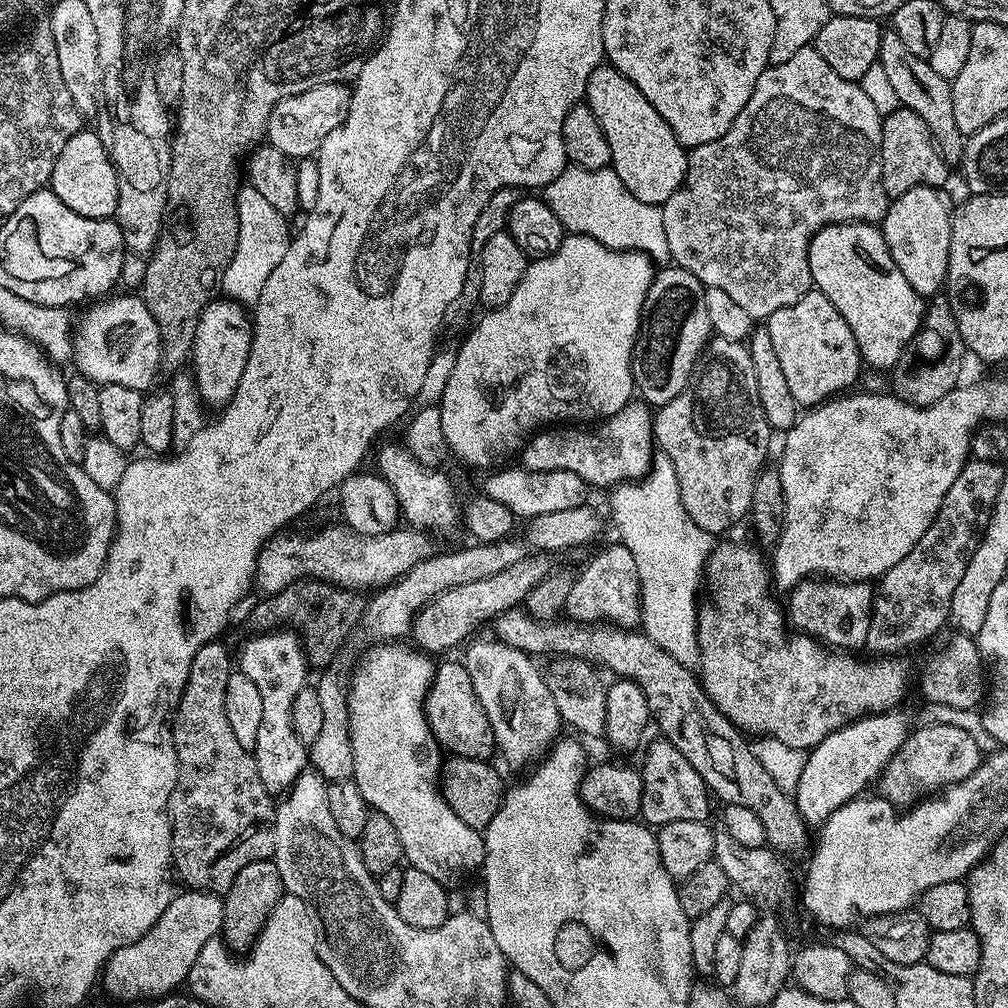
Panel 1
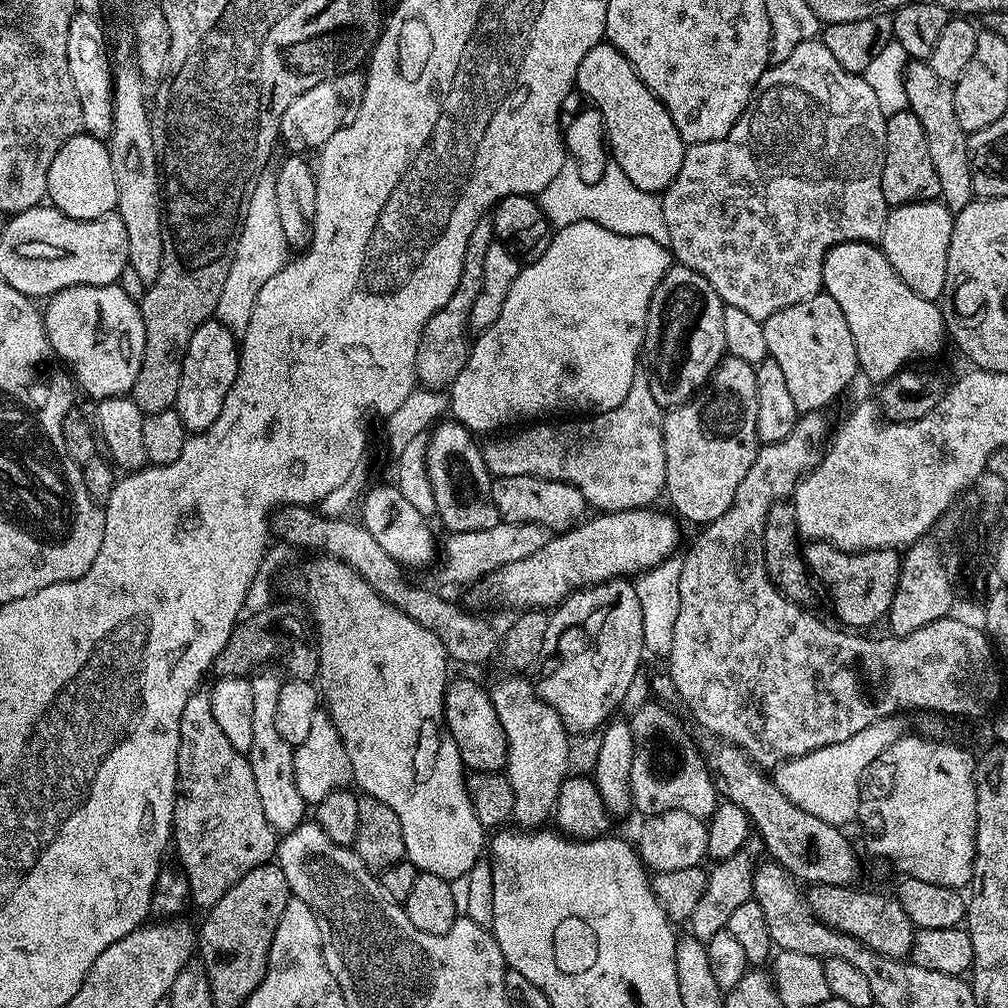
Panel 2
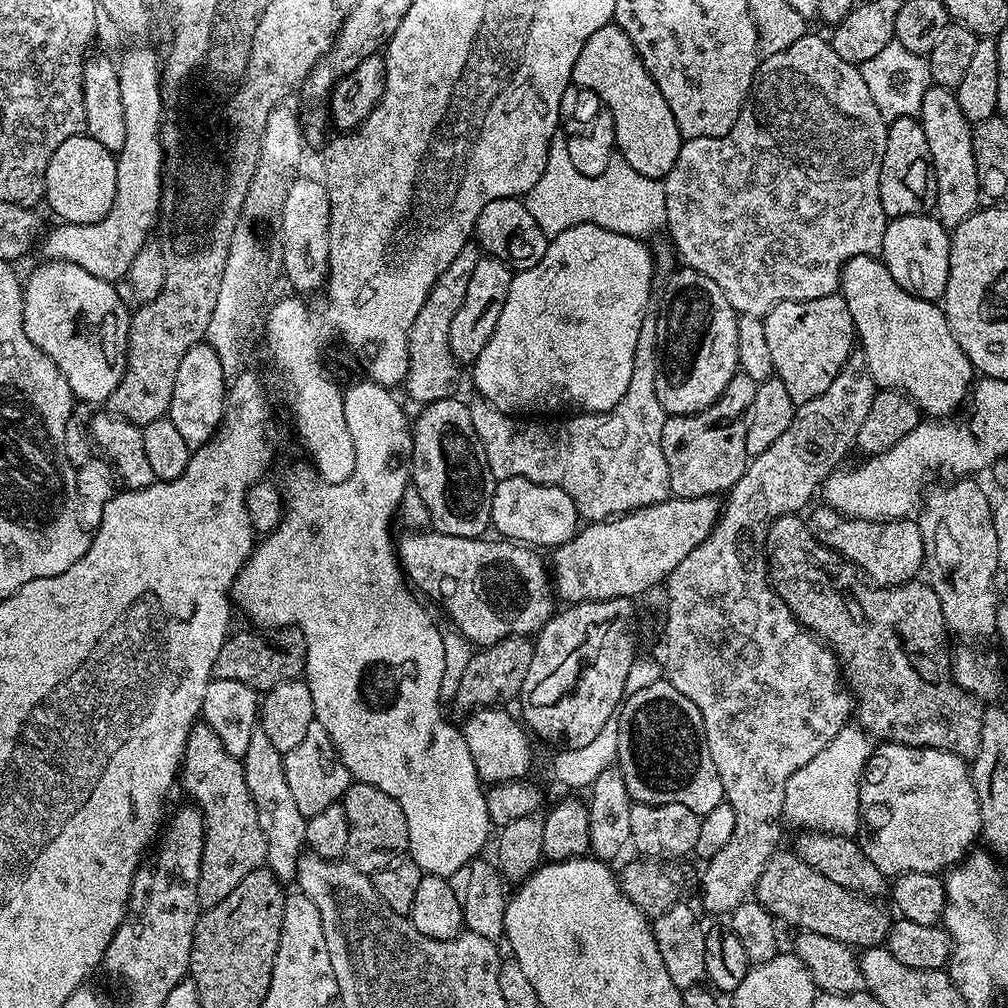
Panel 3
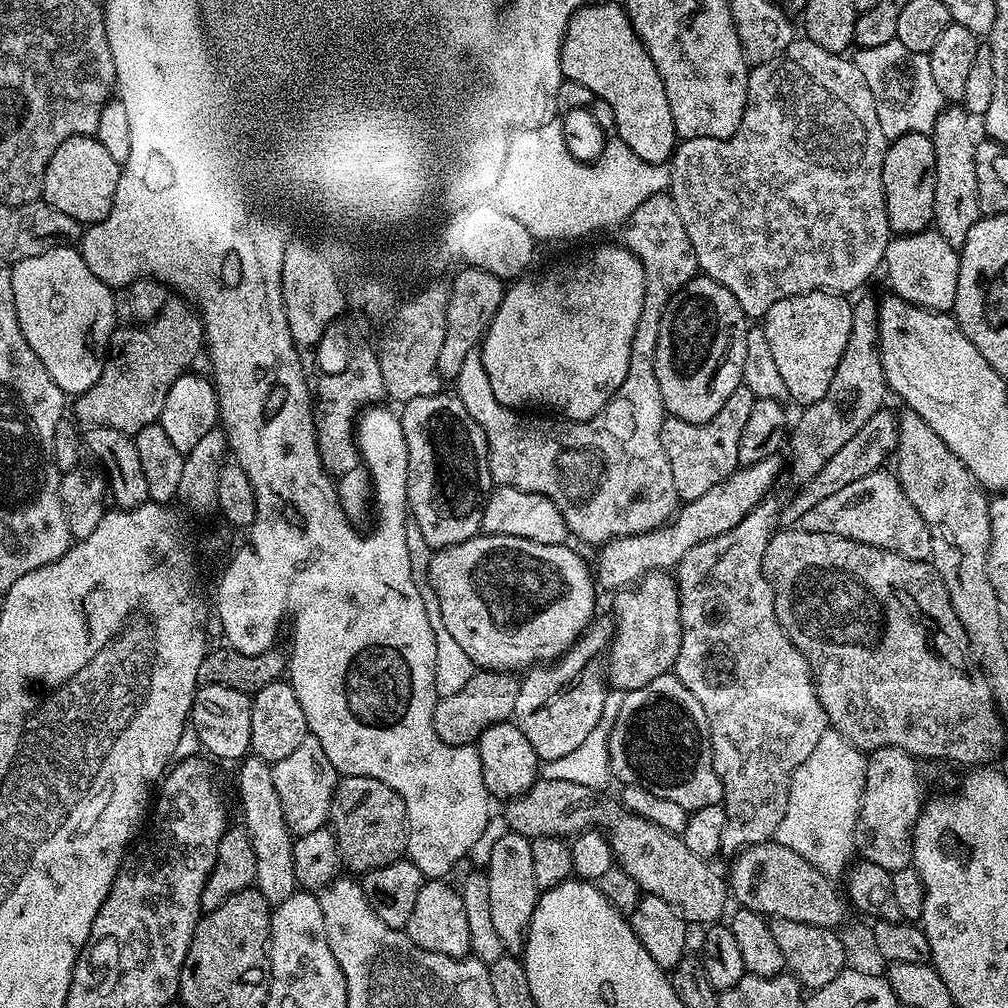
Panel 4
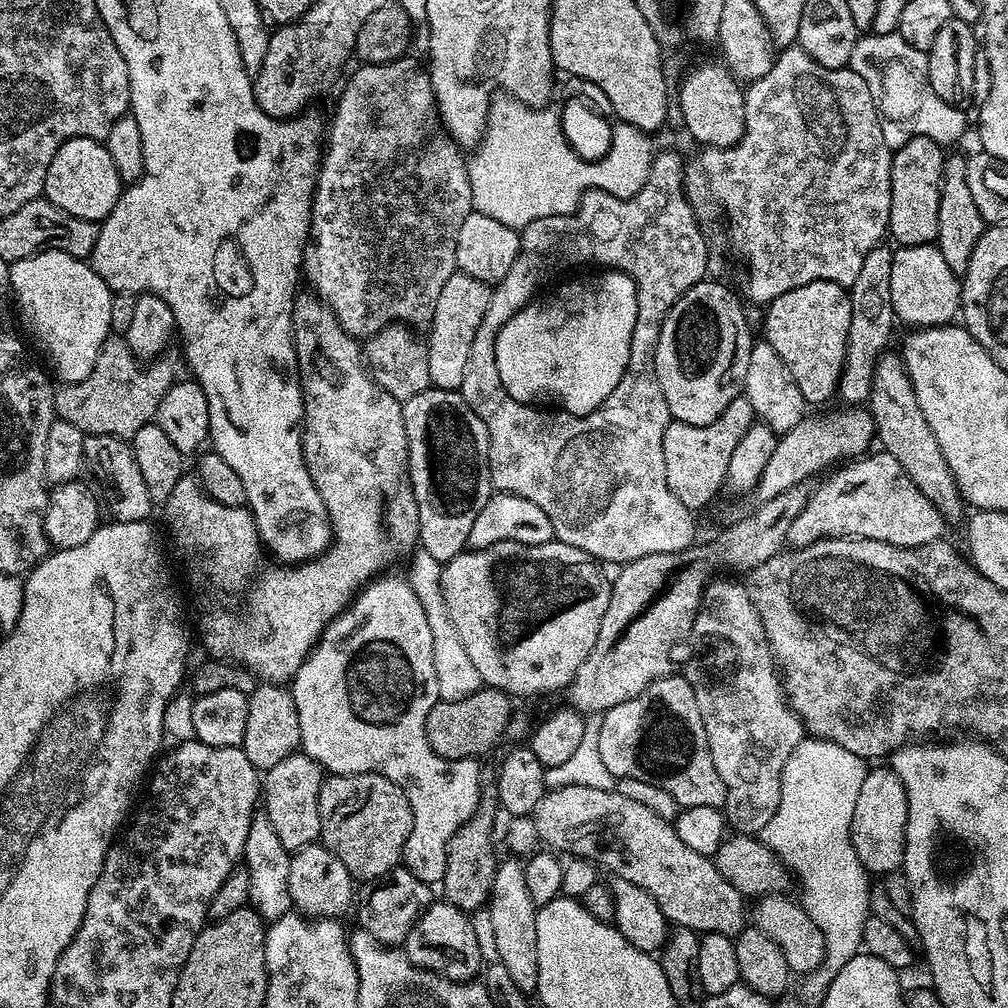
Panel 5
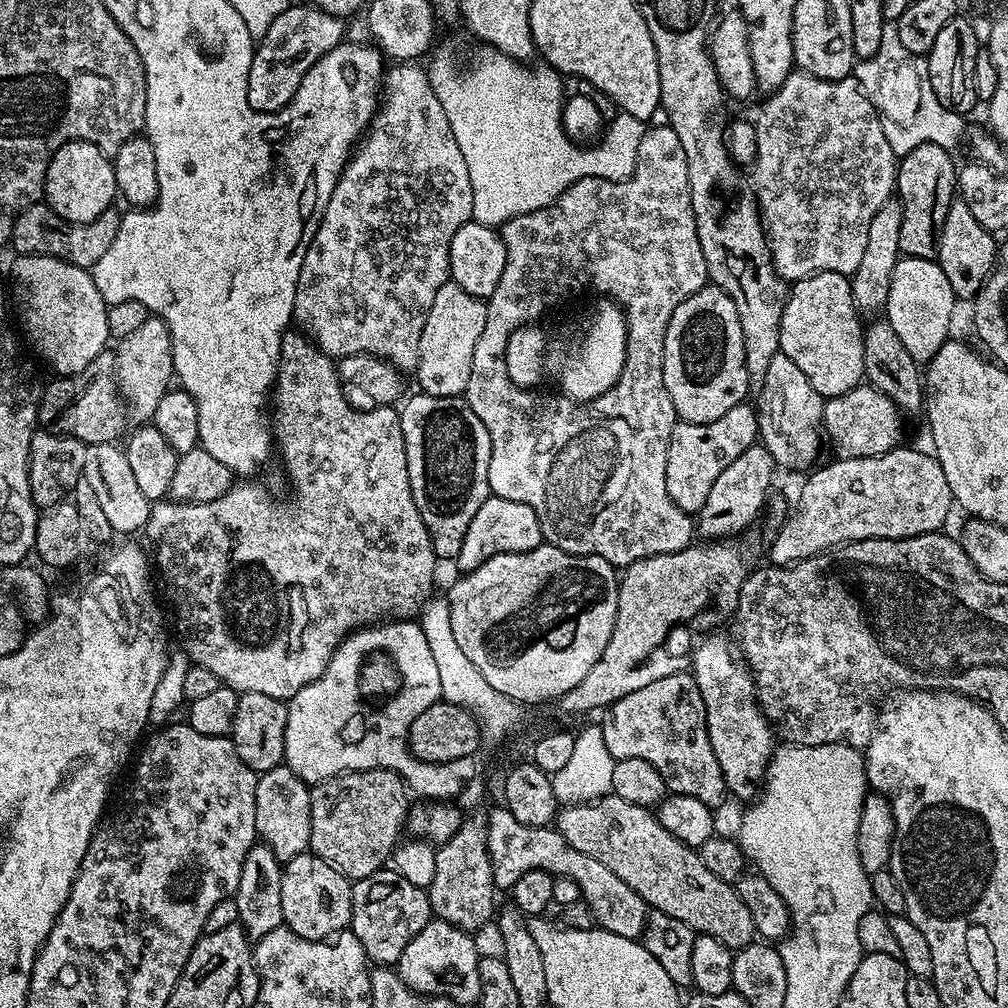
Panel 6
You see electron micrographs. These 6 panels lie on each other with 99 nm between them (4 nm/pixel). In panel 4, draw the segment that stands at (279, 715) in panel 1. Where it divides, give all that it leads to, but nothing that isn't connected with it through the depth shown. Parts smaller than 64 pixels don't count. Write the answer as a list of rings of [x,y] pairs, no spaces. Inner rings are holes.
[[[251,754],[239,761],[240,773],[236,776],[236,792],[240,795],[240,808],[244,811],[242,826],[248,832],[254,846],[254,858],[258,862],[258,874],[254,887],[275,906],[286,902],[290,894],[298,890],[294,874],[293,834],[286,826],[286,814],[282,814],[282,798],[274,787],[272,765]]]

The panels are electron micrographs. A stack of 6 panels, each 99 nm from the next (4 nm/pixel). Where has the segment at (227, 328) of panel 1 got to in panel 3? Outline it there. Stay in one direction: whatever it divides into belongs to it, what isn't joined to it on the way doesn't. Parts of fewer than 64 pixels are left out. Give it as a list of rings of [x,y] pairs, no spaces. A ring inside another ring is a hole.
[[[207,342],[190,346],[190,350],[186,350],[186,358],[182,358],[178,365],[178,378],[174,378],[174,398],[170,398],[166,419],[174,422],[186,446],[195,450],[216,435],[216,429],[224,418],[225,403],[226,381],[218,354],[214,354]]]

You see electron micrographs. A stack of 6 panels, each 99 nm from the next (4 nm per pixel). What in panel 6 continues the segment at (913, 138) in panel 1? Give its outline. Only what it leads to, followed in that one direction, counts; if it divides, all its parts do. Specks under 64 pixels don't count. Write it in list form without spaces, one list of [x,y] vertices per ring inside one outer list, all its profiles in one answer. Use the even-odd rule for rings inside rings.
[[[923,144],[899,157],[896,192],[902,206],[902,234],[898,234],[898,246],[904,256],[936,259],[942,222],[946,222],[946,210],[950,210],[958,192],[958,164],[952,161],[952,155],[942,146]]]

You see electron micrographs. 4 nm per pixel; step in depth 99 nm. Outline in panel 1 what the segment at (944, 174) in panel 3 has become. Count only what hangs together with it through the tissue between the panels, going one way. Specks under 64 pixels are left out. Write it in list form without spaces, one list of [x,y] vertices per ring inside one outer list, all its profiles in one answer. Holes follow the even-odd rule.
[[[891,30],[882,31],[878,62],[882,70],[886,70],[886,75],[892,88],[897,92],[901,105],[914,110],[914,114],[918,114],[918,118],[926,122],[936,143],[936,148],[942,154],[944,161],[950,166],[959,165],[964,158],[966,137],[960,133],[958,125],[954,122],[954,98],[951,83],[946,78],[939,76],[928,65],[925,57],[912,53],[902,42],[902,38],[898,38],[898,34]]]

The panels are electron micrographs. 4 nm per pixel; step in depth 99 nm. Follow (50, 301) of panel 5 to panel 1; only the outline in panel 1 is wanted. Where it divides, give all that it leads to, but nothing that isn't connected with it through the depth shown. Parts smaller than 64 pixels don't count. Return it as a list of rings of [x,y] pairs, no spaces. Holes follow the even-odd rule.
[[[136,294],[124,295],[128,296],[113,295],[93,303],[84,321],[81,324],[79,321],[74,336],[75,371],[99,386],[130,386],[130,390],[144,394],[155,385],[152,383],[156,375],[162,372],[162,334],[143,299]]]

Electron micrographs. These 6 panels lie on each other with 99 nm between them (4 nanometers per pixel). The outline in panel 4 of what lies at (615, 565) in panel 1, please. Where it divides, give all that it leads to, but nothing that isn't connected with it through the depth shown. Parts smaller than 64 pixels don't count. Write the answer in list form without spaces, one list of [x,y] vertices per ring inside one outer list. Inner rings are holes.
[[[597,615],[563,656],[533,666],[523,673],[512,720],[529,739],[541,763],[560,760],[576,751],[597,727],[602,710],[609,703],[606,657],[613,635],[613,617]]]

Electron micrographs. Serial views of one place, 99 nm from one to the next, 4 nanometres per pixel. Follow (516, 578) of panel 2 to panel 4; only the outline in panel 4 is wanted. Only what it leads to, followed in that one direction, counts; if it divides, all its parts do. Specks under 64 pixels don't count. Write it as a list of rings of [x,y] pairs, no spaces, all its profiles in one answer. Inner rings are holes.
[[[779,455],[767,456],[758,462],[741,466],[731,472],[718,486],[706,490],[706,494],[681,503],[675,516],[652,532],[643,532],[633,536],[622,536],[609,540],[599,549],[594,560],[594,579],[601,589],[619,590],[627,588],[641,580],[648,572],[663,572],[675,569],[681,558],[694,546],[702,542],[710,542],[710,538],[718,538],[718,534],[726,534],[726,530],[734,530],[754,506],[758,506],[769,495],[768,492],[776,484],[780,476]]]

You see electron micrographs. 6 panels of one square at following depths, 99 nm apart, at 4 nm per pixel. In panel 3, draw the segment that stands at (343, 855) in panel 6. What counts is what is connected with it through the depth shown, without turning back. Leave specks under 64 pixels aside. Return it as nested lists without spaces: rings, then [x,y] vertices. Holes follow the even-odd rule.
[[[354,782],[344,791],[342,803],[346,810],[346,822],[350,822],[350,842],[346,853],[349,864],[371,874],[397,863],[407,853],[406,814],[402,814],[402,806],[398,806],[390,794],[382,794],[378,786]]]

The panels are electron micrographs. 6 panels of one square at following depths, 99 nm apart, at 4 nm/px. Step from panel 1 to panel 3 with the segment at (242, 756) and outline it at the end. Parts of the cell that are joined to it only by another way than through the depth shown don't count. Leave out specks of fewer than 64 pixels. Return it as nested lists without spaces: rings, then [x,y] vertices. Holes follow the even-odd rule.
[[[203,722],[193,724],[184,747],[184,759],[178,773],[179,783],[184,783],[188,791],[189,801],[204,813],[204,849],[202,850],[202,870],[198,870],[198,902],[201,909],[213,908],[234,891],[234,886],[246,878],[254,870],[266,864],[266,834],[262,834],[262,826],[258,826],[258,810],[254,806],[254,798],[250,798],[250,790],[246,786],[246,774],[241,757],[230,754],[222,746],[218,734],[210,730]]]

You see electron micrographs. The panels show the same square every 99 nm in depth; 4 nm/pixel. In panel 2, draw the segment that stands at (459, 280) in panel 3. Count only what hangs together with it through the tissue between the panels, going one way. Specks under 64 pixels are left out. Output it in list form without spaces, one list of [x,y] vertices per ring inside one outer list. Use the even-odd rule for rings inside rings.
[[[485,218],[474,226],[474,234],[470,234],[470,242],[466,242],[466,254],[462,266],[462,278],[446,306],[426,322],[422,330],[422,338],[418,342],[418,354],[416,355],[416,378],[425,388],[437,390],[447,389],[458,378],[462,366],[468,361],[470,347],[470,329],[468,319],[470,310],[474,310],[474,298],[482,290],[482,266],[486,263],[486,250],[494,242],[491,219]]]

